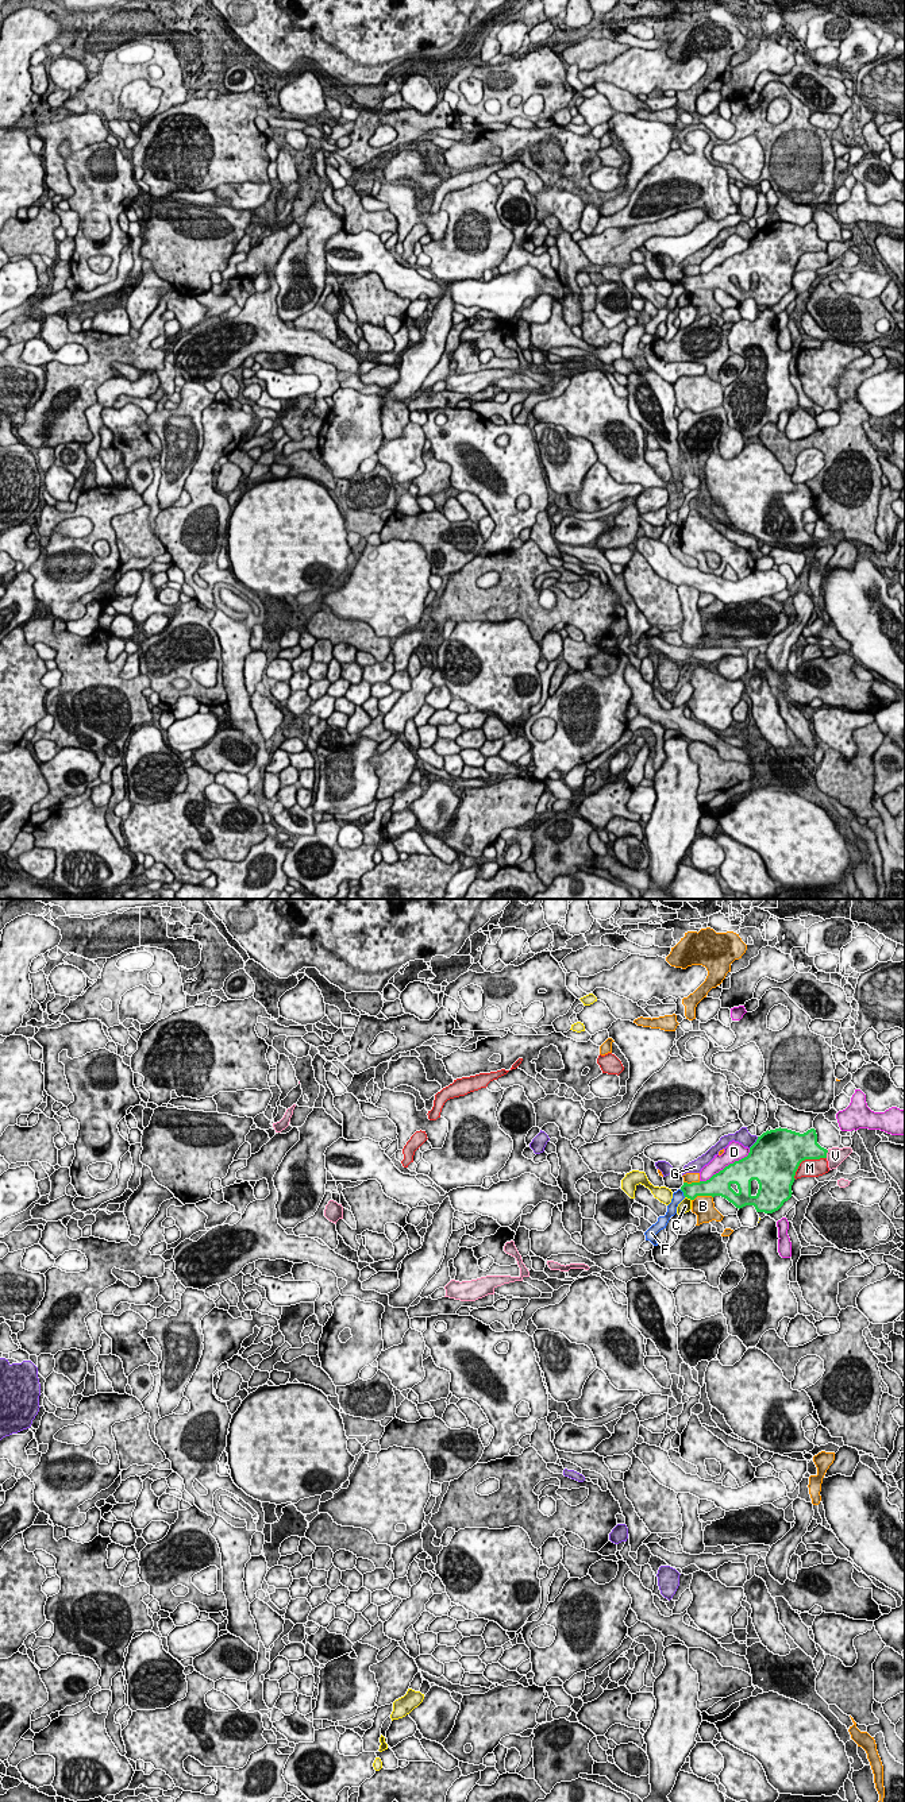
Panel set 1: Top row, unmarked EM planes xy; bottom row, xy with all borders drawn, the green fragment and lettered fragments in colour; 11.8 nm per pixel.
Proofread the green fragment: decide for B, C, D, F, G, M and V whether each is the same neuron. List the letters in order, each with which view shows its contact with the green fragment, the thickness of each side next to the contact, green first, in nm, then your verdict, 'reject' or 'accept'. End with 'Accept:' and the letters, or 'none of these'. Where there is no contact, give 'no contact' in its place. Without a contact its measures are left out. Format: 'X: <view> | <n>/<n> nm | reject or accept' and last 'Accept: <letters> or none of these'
B: xy | 280/260 nm | reject
C: xy | 190/160 nm | reject
D: xy | 300/220 nm | reject
F: xy | 190/130 nm | reject
G: xy | 500/170 nm | reject
M: xy | 460/220 nm | reject
V: xy | 280/220 nm | reject
Accept: none of these

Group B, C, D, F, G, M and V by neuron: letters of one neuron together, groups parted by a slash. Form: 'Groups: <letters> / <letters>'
Groups: B / C / D F / G / M / V

